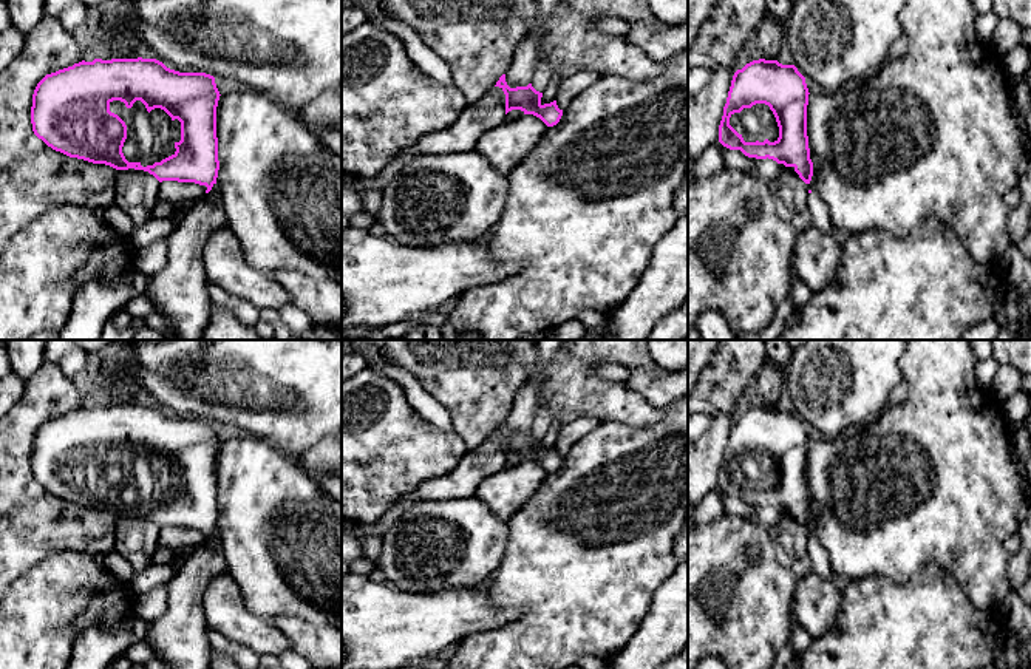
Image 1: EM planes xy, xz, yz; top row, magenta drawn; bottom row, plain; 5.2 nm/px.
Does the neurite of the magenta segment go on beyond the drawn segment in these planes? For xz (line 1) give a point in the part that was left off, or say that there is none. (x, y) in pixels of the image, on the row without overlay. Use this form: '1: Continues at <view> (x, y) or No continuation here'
1: No continuation here

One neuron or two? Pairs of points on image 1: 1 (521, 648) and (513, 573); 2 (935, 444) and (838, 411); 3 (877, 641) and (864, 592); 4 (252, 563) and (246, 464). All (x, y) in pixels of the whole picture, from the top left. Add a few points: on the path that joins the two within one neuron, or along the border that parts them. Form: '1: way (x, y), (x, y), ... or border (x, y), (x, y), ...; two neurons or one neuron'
1: way (527, 629), (527, 592); one neuron
2: border (889, 405), (872, 422), (852, 427), (838, 436); two neurons
3: way (877, 629), (877, 617), (869, 604); one neuron
4: way (252, 538), (252, 489); one neuron

